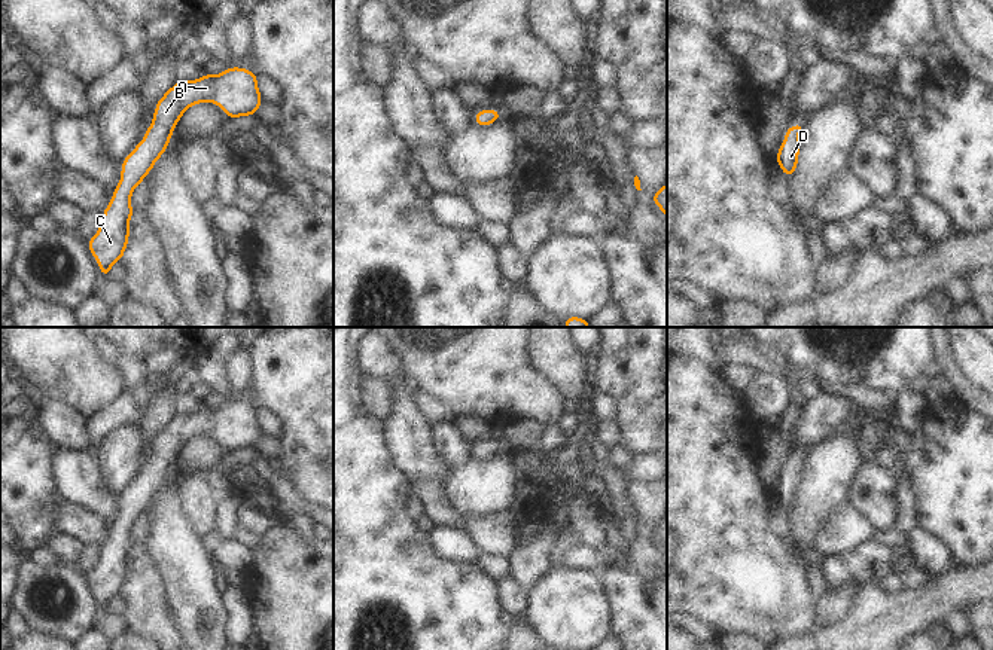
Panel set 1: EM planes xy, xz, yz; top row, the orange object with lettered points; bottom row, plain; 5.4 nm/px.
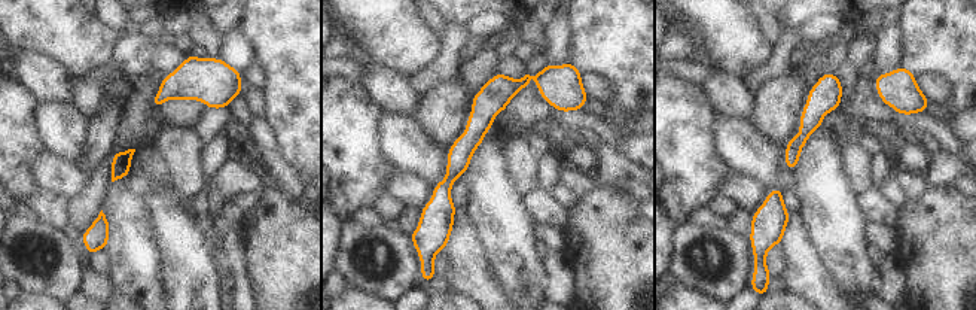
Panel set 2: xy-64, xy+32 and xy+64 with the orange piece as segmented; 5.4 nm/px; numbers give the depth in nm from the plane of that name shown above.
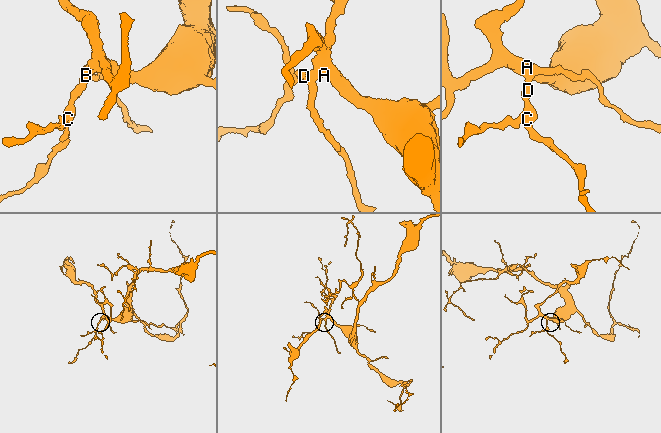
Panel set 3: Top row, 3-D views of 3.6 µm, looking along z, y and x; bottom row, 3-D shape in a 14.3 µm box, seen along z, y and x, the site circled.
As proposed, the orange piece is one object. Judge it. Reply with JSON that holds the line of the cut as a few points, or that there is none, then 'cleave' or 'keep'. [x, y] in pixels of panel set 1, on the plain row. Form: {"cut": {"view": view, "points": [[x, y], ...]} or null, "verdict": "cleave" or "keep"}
{"cut": null, "verdict": "keep"}

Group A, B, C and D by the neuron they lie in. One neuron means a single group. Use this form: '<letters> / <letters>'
A B C D

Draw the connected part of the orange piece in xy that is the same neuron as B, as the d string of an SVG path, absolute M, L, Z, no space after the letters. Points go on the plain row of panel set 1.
M228 400L216 409L204 406L197 414L177 414L158 433L144 472L122 492L121 515L103 543L100 562L88 573L88 585L97 593L101 610L110 610L112 599L124 592L134 546L132 525L167 485L183 446L195 437L213 436L229 452L255 449L264 434L256 408L244 400Z

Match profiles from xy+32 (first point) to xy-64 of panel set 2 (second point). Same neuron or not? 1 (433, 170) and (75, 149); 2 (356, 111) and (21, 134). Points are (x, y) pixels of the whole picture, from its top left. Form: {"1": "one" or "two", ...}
{"1": "one", "2": "one"}

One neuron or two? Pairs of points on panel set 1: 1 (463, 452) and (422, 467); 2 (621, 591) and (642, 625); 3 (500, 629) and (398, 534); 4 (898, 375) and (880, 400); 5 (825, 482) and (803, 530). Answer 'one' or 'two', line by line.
1: two
2: one
3: one
4: two
5: one

